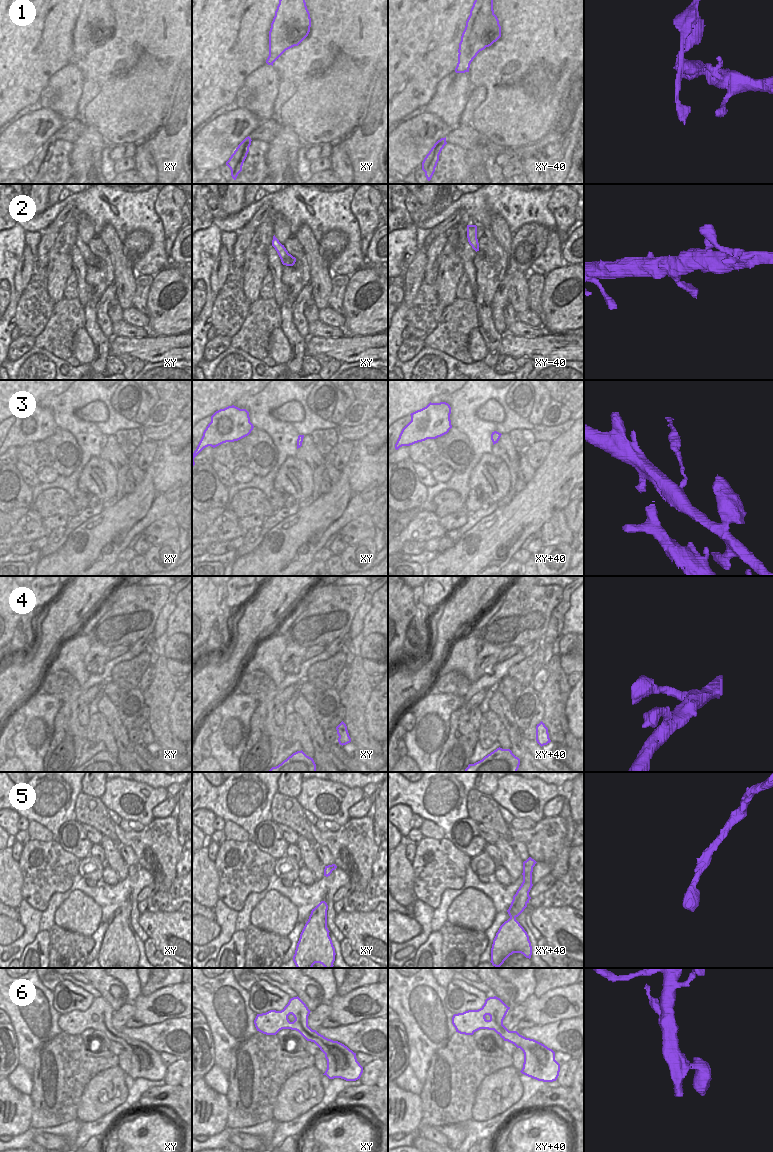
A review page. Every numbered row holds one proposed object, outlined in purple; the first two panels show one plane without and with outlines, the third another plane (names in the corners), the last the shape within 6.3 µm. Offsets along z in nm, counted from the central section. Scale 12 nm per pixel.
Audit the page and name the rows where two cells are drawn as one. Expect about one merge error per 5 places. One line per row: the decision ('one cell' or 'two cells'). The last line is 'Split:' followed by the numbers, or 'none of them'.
1: two cells
2: one cell
3: two cells
4: one cell
5: one cell
6: one cell
Split: 1, 3

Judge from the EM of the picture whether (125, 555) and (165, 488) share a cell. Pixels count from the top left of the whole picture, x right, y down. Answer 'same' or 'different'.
different

